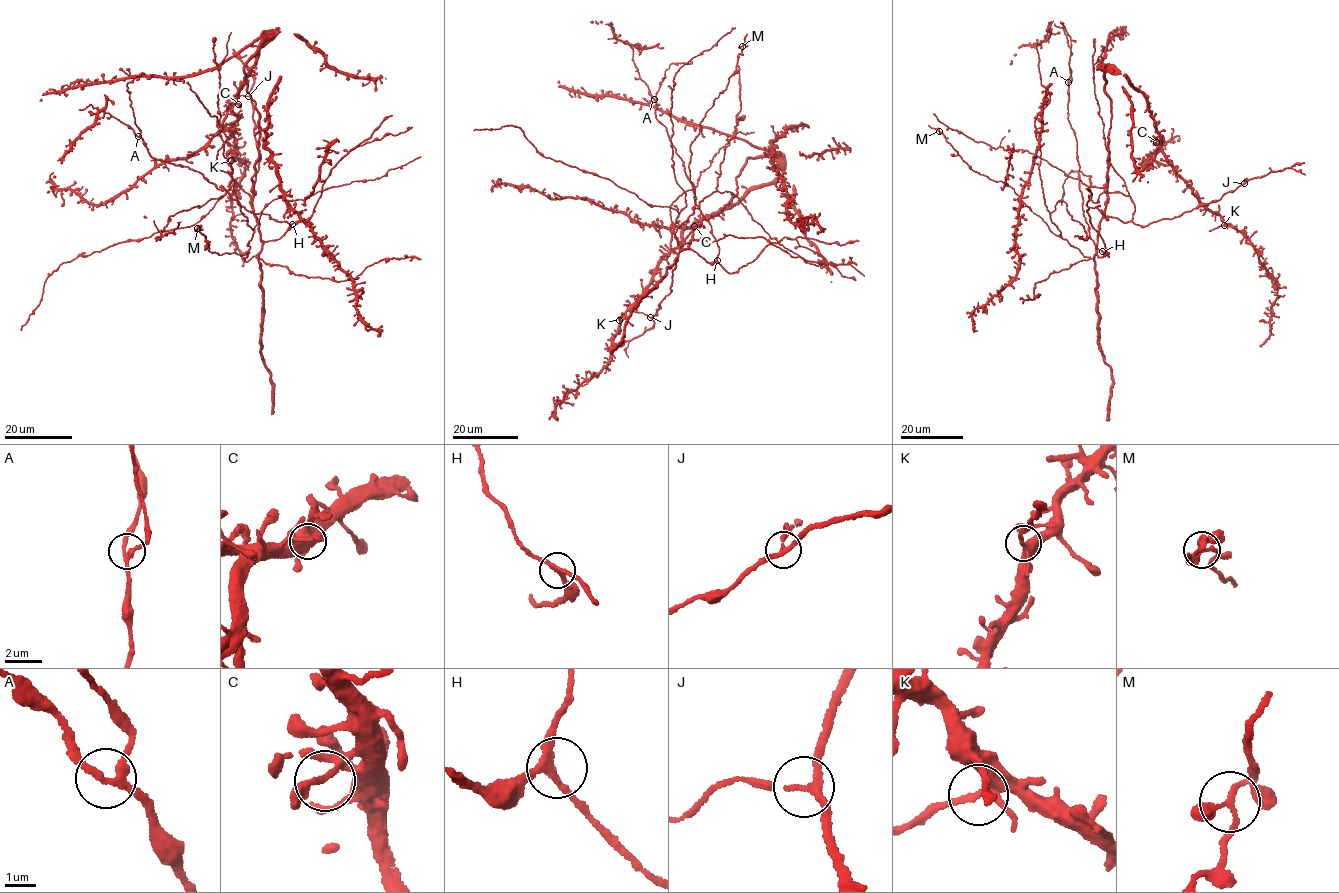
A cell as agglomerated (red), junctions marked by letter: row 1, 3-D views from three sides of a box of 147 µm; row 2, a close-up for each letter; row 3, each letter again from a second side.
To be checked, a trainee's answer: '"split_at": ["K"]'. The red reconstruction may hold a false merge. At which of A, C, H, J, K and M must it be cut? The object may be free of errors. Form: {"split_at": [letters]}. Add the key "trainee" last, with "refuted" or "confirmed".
{"split_at": ["K"], "trainee": "confirmed"}

